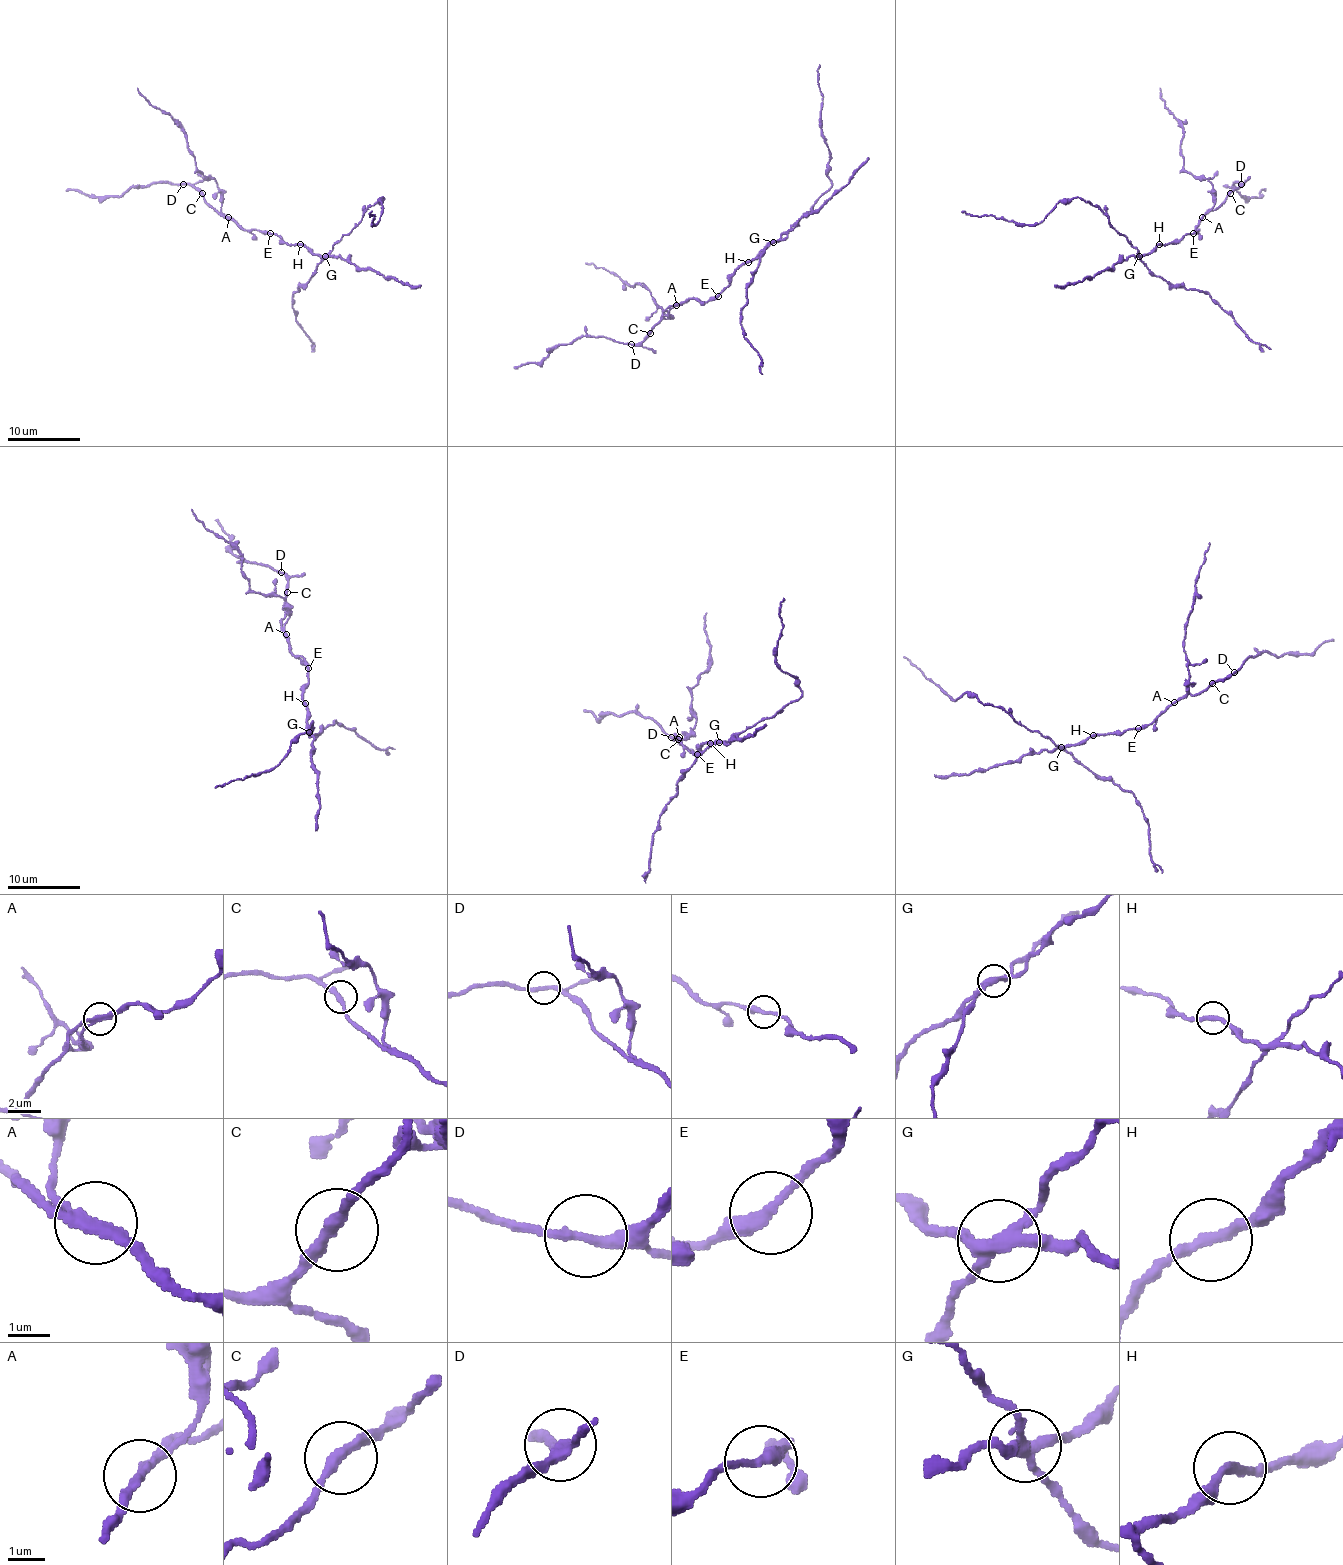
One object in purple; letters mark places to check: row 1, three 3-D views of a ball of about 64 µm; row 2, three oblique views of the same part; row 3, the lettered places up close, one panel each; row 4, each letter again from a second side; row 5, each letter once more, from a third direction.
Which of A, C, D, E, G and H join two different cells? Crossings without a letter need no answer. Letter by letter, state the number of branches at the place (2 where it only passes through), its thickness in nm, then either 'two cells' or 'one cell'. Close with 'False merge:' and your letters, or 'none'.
A: 2 | 280 nm | two cells
C: 2 | 280 nm | one cell
D: 2 | 240 nm | one cell
E: 2 | 280 nm | one cell
G: 4 | 280 nm | two cells
H: 2 | 260 nm | one cell
False merge: A, G

